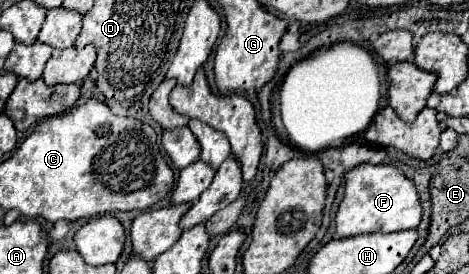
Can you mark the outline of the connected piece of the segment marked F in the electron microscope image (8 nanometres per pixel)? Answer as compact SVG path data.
M360 164L346 174L344 200L336 214L336 234L342 238L366 232L398 232L416 228L422 206L416 184L392 164Z

